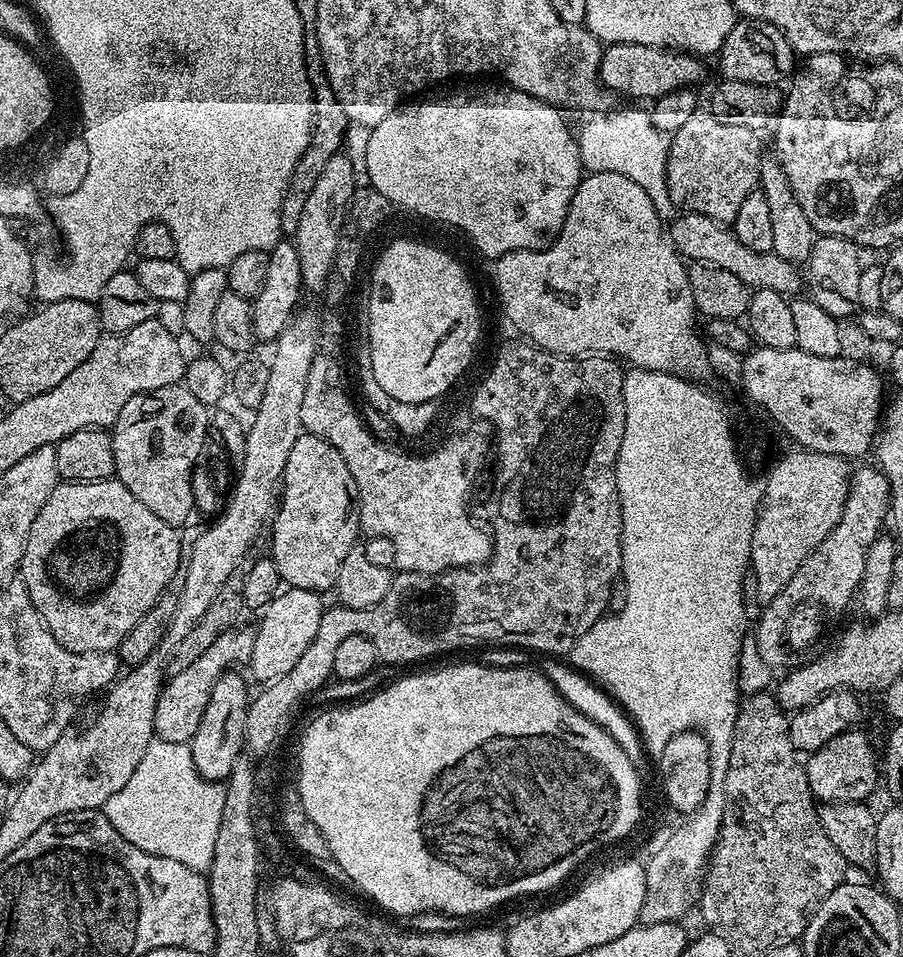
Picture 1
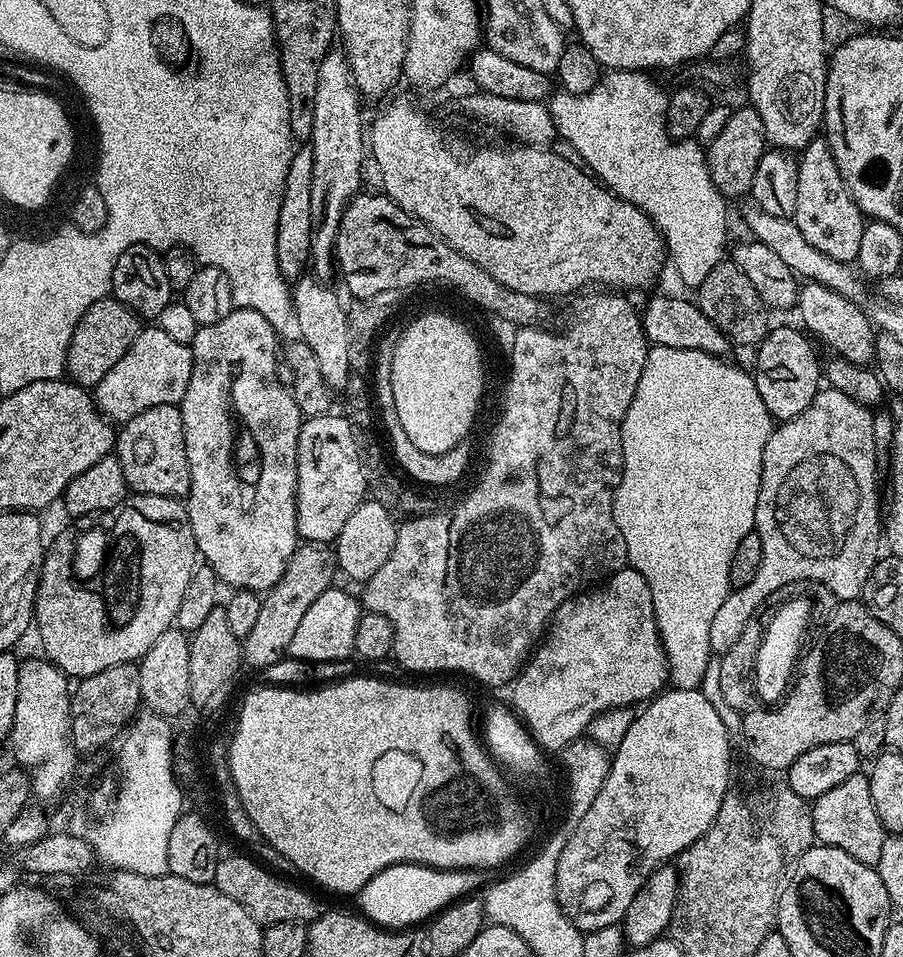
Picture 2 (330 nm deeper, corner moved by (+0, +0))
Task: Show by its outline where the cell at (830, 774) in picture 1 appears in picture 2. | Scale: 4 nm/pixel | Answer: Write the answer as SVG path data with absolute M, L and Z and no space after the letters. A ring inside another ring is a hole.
M857 774L846 778L846 782L834 786L834 790L826 790L826 794L811 801L811 805L814 834L819 843L846 850L850 858L858 858L858 862L863 864L874 866L880 861L886 833L878 818L878 810L874 810L867 775Z

